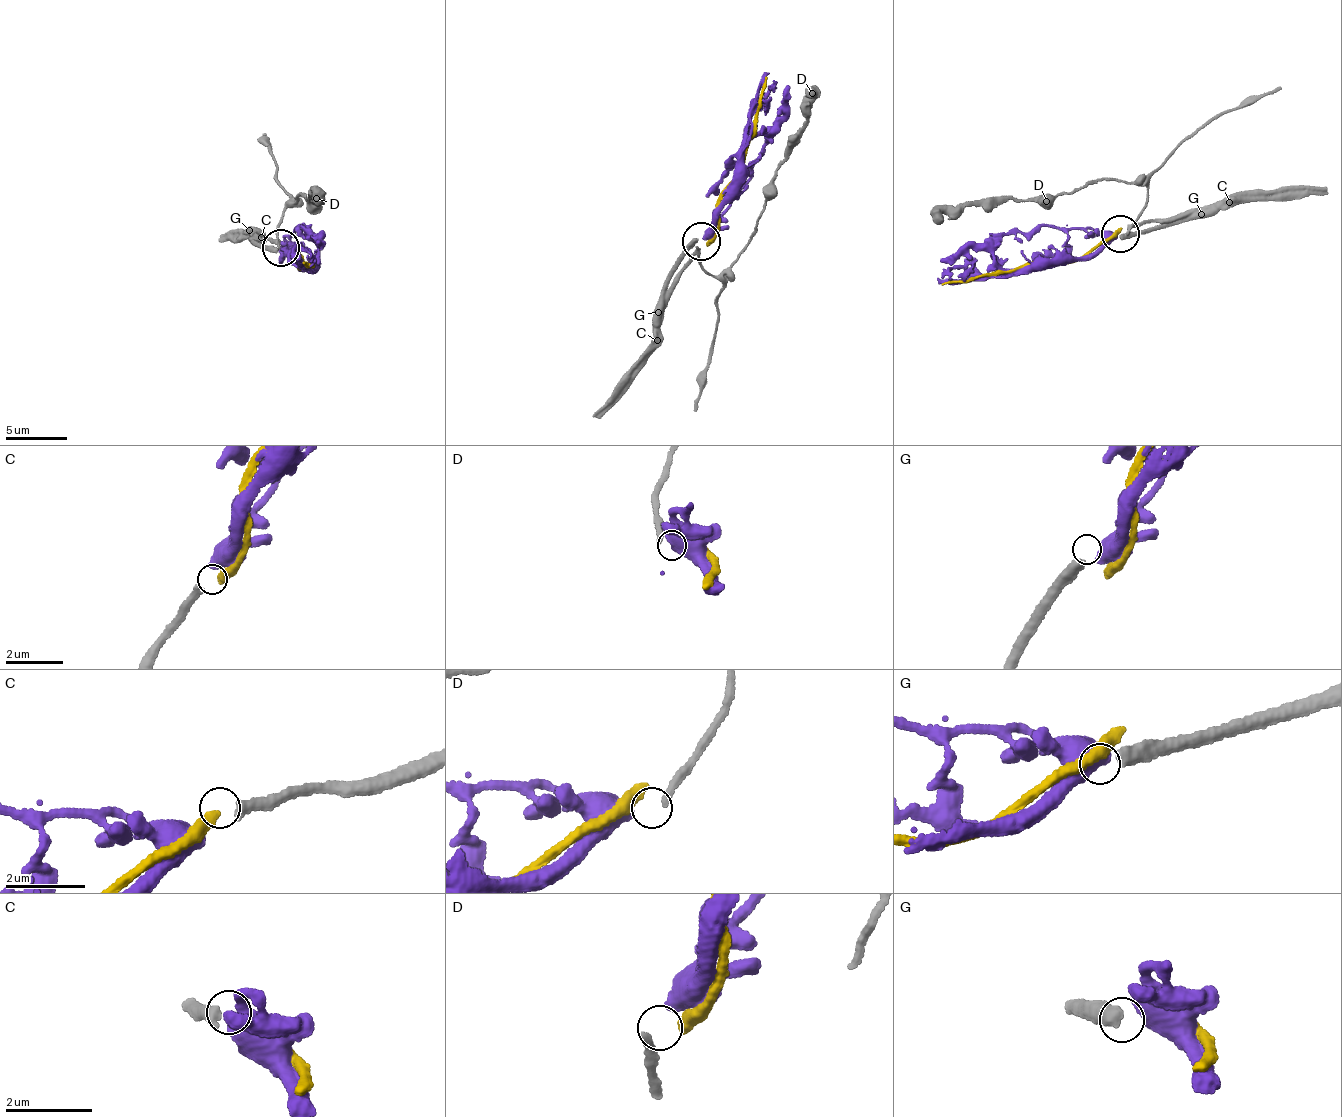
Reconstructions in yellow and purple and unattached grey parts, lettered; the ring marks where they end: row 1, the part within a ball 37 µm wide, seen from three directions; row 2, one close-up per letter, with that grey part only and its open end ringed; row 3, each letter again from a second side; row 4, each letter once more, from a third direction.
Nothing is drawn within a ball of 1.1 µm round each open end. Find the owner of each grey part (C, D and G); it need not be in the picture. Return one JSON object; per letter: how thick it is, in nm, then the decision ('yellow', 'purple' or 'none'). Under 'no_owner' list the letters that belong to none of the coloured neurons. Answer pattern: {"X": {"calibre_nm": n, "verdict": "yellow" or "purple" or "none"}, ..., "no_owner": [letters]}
{"C": {"calibre_nm": 260, "verdict": "yellow"}, "D": {"calibre_nm": 180, "verdict": "none"}, "G": {"calibre_nm": 360, "verdict": "purple"}, "no_owner": ["D"]}

